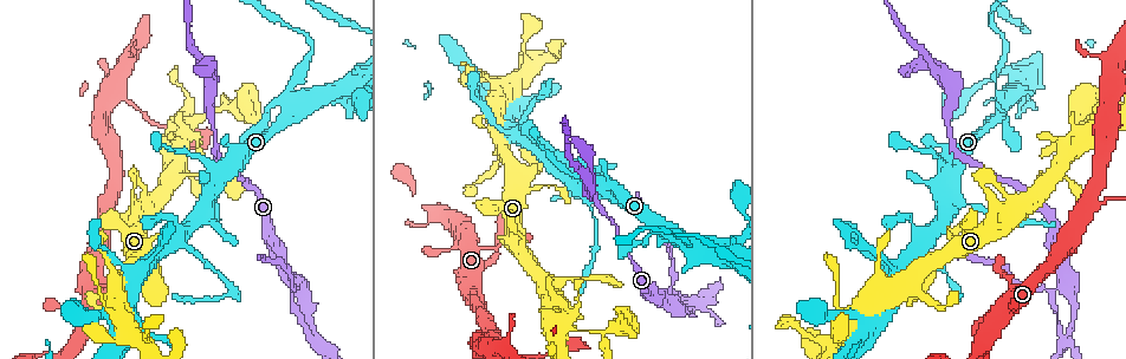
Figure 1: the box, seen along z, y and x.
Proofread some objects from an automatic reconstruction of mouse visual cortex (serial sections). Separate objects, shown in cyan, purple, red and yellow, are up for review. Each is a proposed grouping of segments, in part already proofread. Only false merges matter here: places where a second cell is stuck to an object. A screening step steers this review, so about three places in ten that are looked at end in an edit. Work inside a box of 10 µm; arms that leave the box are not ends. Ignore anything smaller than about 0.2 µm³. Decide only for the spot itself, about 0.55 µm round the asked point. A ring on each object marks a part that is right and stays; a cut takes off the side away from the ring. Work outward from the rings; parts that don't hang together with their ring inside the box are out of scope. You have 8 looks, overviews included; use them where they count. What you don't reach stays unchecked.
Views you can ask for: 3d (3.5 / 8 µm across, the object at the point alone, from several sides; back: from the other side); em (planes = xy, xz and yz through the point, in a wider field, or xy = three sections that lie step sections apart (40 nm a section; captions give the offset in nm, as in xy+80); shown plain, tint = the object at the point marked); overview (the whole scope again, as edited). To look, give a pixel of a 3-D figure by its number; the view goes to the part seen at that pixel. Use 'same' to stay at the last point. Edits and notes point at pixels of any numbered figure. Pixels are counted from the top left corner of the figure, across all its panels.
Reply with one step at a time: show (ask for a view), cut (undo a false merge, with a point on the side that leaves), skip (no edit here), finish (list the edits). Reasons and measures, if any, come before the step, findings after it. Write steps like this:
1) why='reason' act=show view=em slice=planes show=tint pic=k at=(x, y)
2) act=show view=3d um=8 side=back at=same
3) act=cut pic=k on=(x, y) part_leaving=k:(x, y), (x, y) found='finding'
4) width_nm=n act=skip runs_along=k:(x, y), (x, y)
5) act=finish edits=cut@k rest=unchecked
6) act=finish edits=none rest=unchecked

act=show view=3d um=8 pic=1 at=(490, 324)

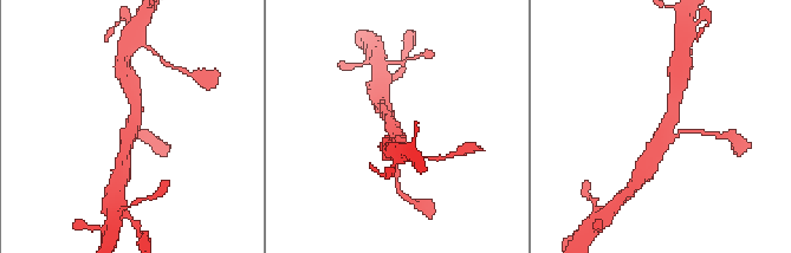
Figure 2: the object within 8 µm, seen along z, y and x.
why='zoom in' act=show view=3d um=3.5 at=same

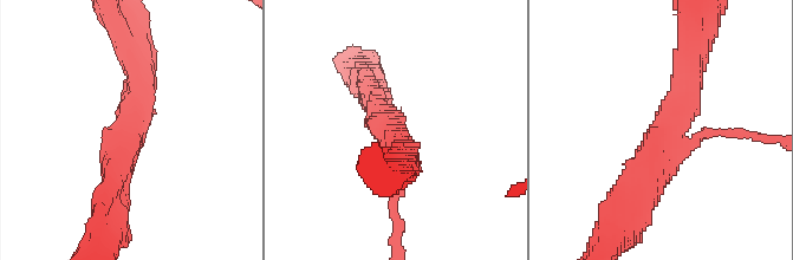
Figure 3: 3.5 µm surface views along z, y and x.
arms=3 arm_widths_nm=150,350,400 act=show view=em slice=xy step=1 show=tint pic=3 at=(396, 137)

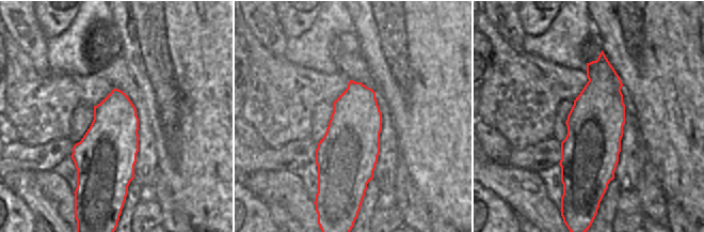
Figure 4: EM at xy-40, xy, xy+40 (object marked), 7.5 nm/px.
width_nm=440 act=skip runs_along=3:(642, 205), (690, 63) found='all the same cell'

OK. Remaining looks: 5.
why='thin neck' act=show view=em slice=planes show=tint pic=1 at=(1093, 108)

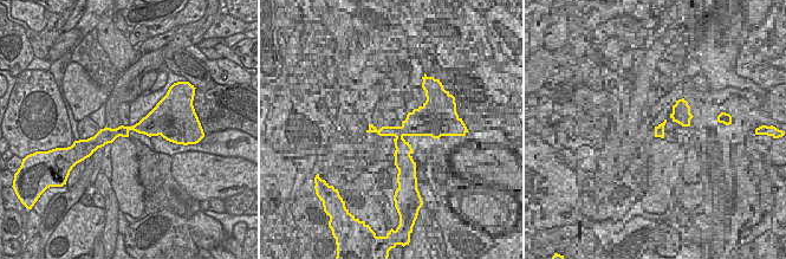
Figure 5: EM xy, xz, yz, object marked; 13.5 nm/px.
why='wider look' act=show view=3d um=3.5 at=same

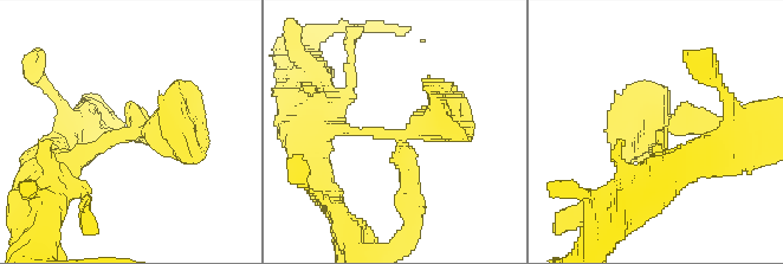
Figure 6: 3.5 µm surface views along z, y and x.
act=skip found='continuous, no second cell'

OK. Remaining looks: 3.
why='branch point' act=show view=3d um=8 pic=1 at=(1002, 100)

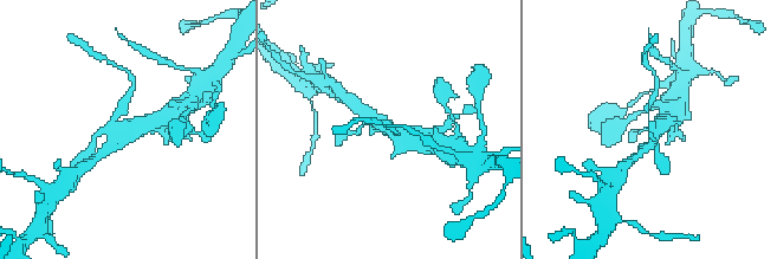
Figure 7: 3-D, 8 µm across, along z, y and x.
act=show view=3d um=3.5 at=same

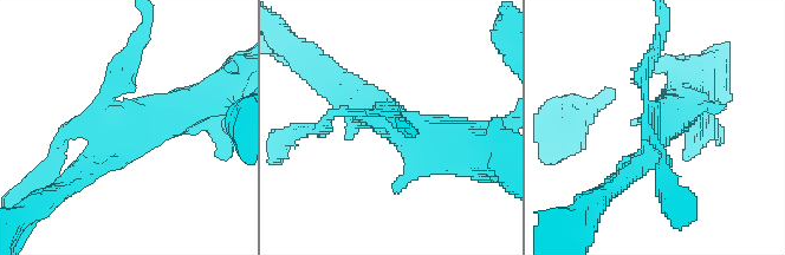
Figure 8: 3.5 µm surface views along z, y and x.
act=show view=em slice=xy step=3 show=tint pic=8 at=(394, 130)

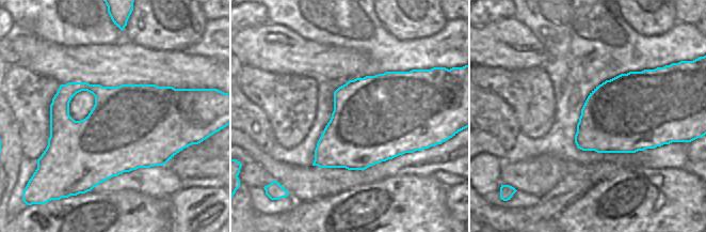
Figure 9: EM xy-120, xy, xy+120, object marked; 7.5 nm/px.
width_nm=650 act=skip runs_along=8:(76, 176), (130, 125), (202, 104) found='continuous, no second cell'

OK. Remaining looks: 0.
act=finish edits=none rest=unchecked

